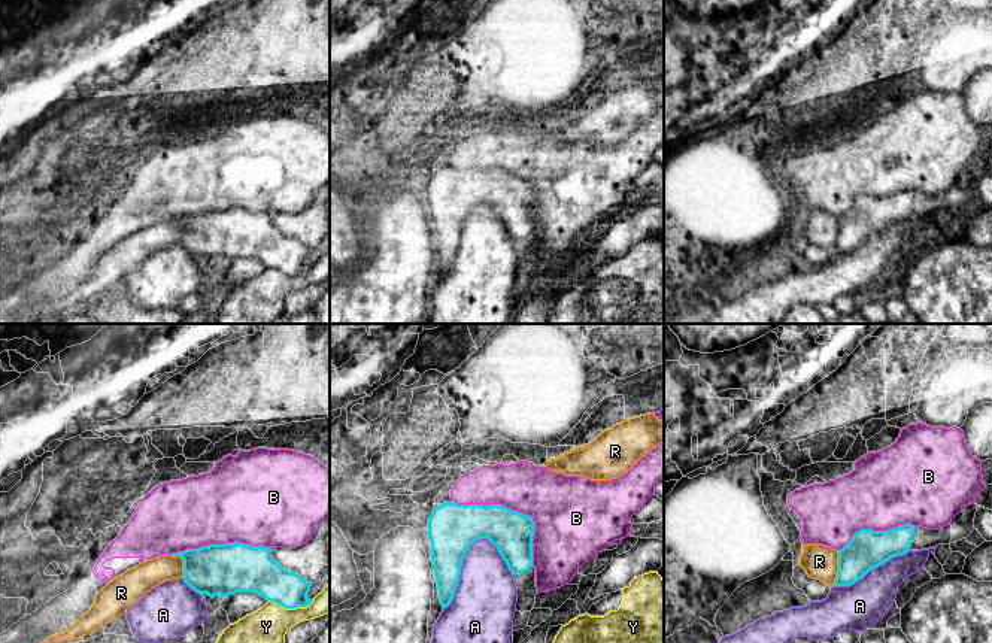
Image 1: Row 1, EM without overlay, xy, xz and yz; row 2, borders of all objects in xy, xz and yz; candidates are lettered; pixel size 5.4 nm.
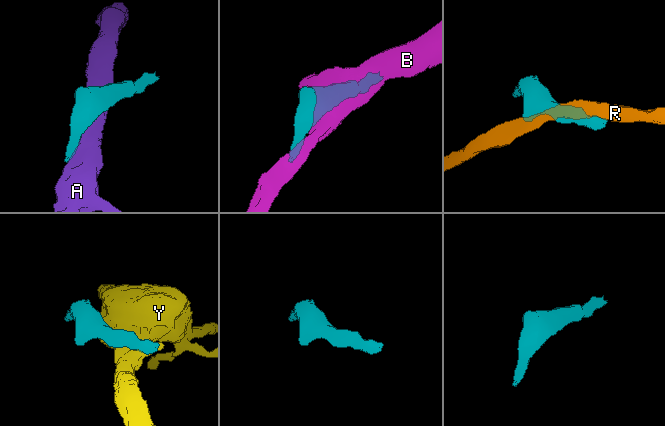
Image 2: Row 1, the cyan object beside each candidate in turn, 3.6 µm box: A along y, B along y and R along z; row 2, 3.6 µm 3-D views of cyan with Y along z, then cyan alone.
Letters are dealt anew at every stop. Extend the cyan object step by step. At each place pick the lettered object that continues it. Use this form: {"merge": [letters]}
{"merge": []}

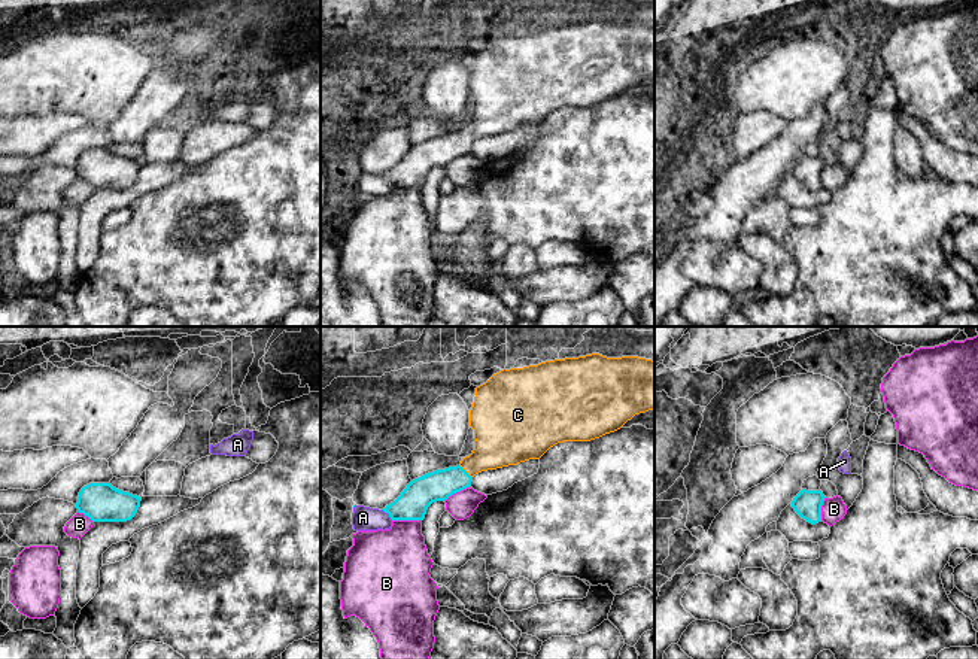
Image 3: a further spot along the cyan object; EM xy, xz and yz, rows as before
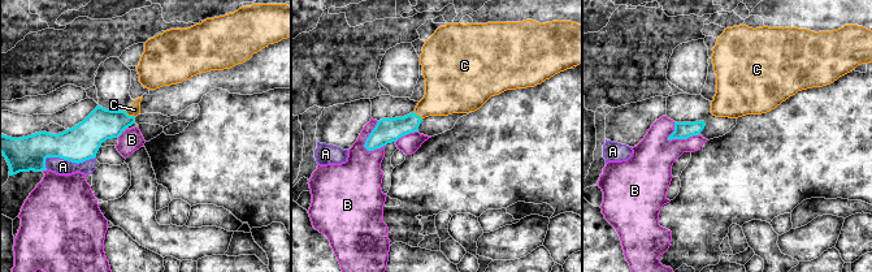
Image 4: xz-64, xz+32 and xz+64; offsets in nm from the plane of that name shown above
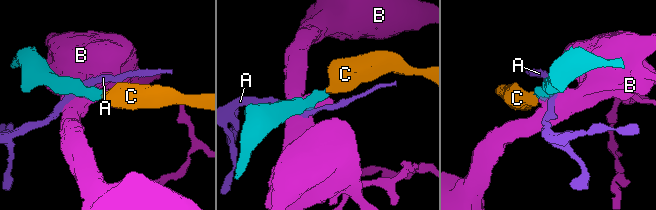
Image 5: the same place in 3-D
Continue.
{"merge": ["C"]}

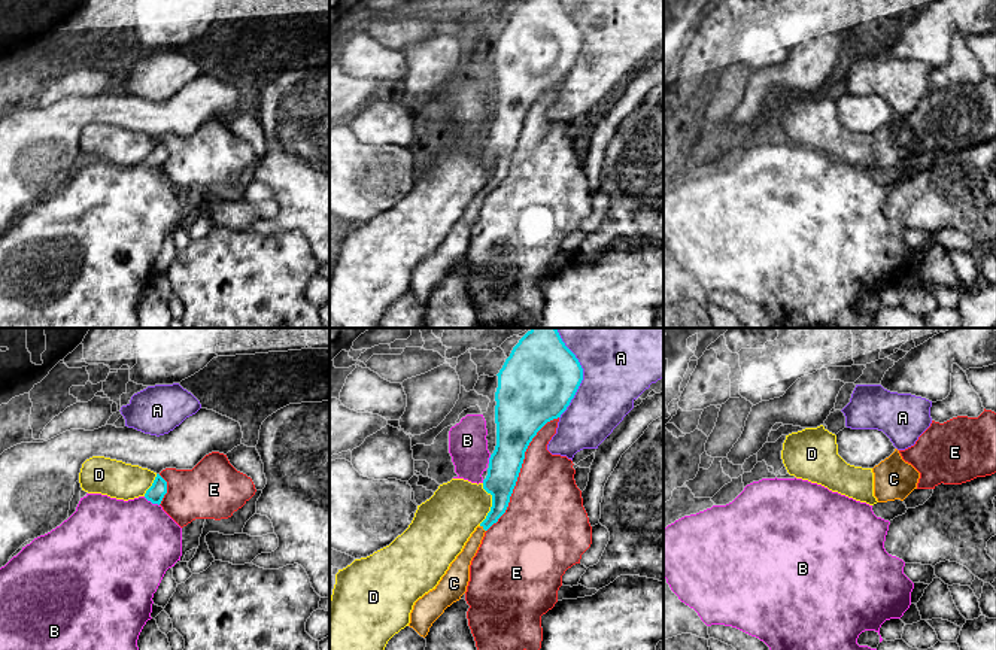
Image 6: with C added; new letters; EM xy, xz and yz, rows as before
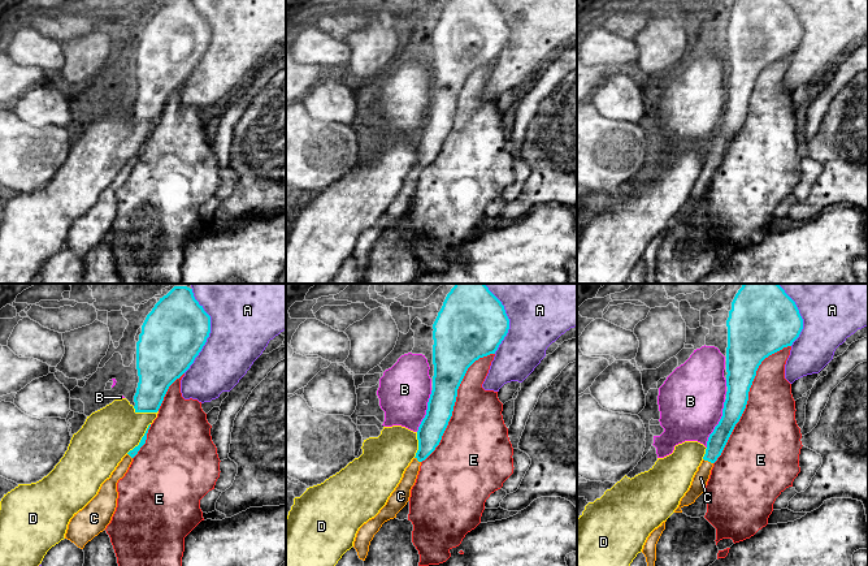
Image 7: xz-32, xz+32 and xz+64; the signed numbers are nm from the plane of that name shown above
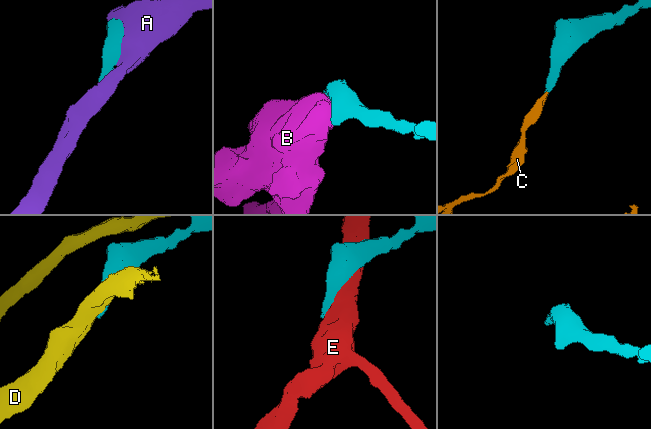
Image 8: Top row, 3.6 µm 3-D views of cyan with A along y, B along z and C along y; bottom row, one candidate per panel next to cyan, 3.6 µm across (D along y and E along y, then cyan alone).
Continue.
{"merge": ["C"]}

